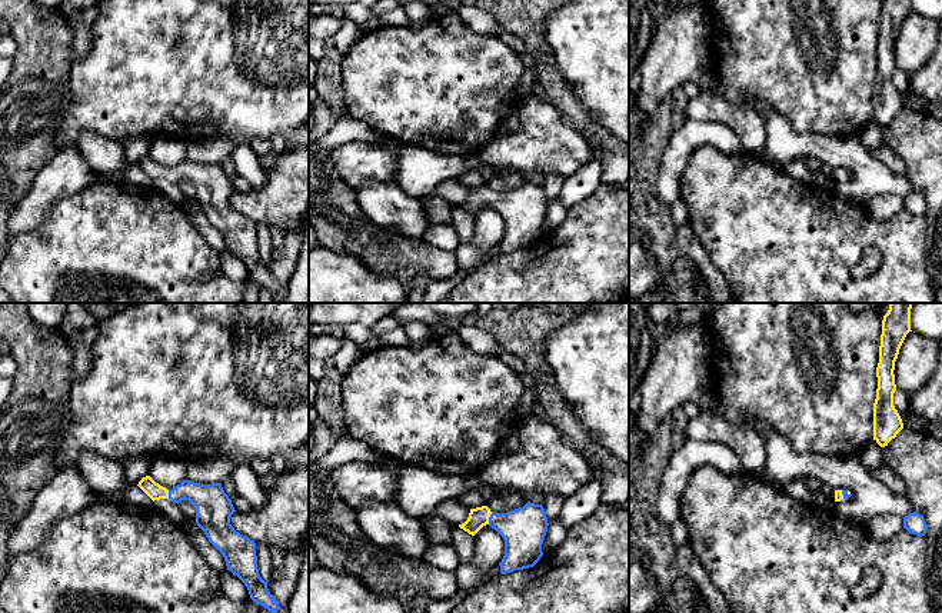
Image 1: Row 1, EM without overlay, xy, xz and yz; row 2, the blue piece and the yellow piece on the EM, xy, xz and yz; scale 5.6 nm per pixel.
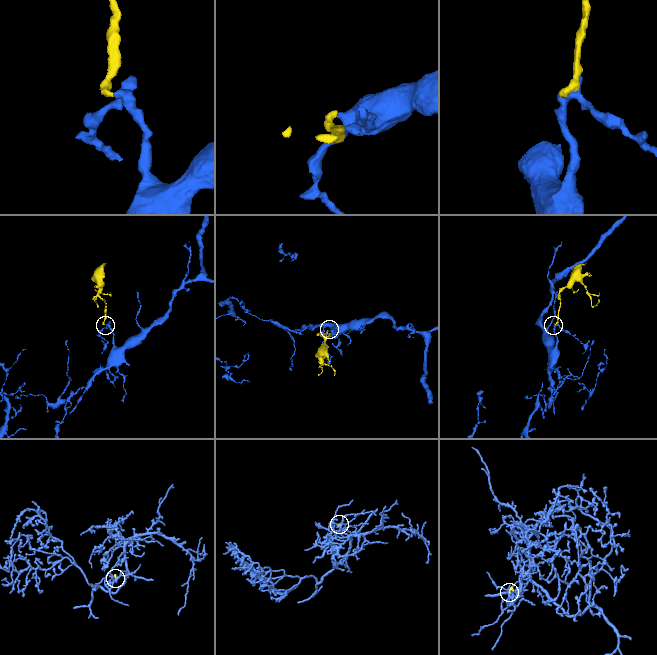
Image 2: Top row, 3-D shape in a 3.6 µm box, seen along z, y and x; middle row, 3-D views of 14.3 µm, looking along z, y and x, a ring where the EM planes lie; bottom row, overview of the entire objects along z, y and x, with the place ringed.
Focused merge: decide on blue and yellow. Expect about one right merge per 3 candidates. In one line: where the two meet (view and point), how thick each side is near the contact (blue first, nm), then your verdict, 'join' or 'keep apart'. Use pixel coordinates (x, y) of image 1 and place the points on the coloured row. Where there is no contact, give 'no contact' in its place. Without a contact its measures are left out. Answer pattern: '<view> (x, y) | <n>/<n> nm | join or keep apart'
xz (489, 519) | 240/110 nm | join

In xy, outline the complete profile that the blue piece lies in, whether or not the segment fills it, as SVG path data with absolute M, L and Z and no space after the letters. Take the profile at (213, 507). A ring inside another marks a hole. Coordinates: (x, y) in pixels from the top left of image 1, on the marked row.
M146 476L137 486L153 502L170 499L179 504L182 500L189 500L196 509L196 524L223 554L227 570L244 583L250 599L256 604L277 613L279 603L270 594L267 582L259 574L256 543L232 527L230 517L236 510L220 483L200 484L183 480L172 490L167 490L150 476Z

